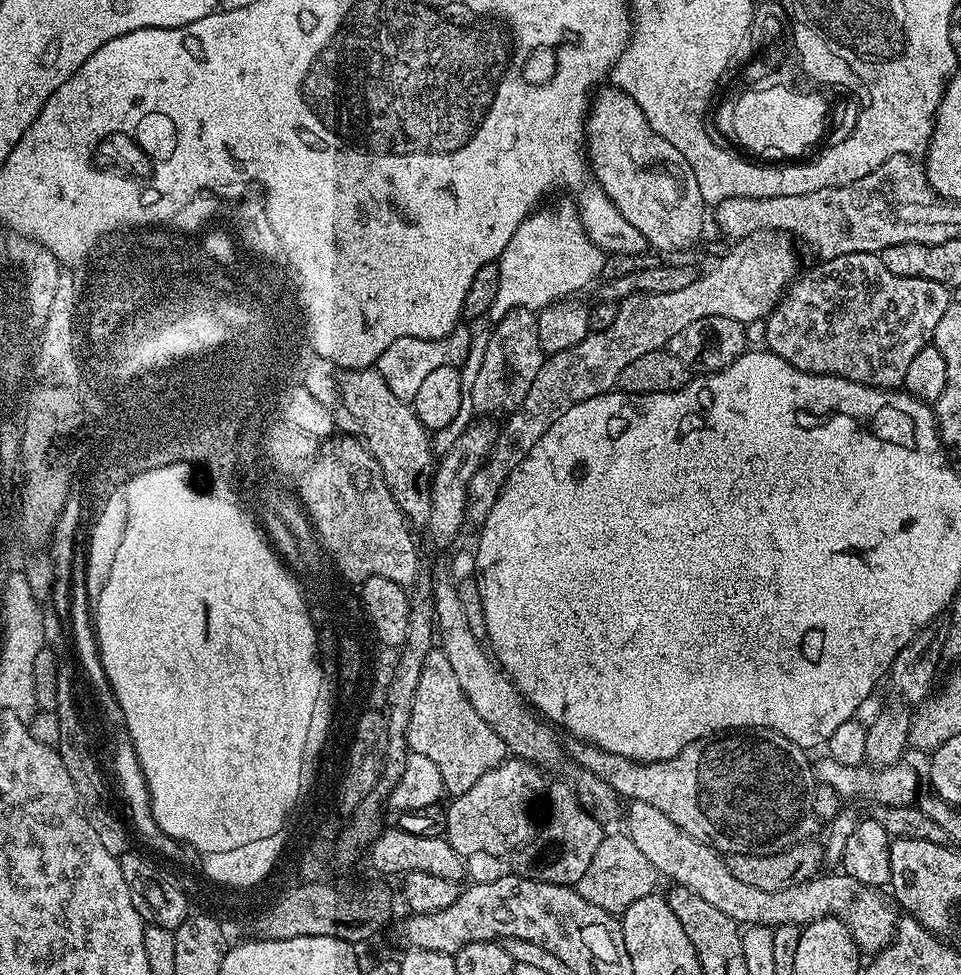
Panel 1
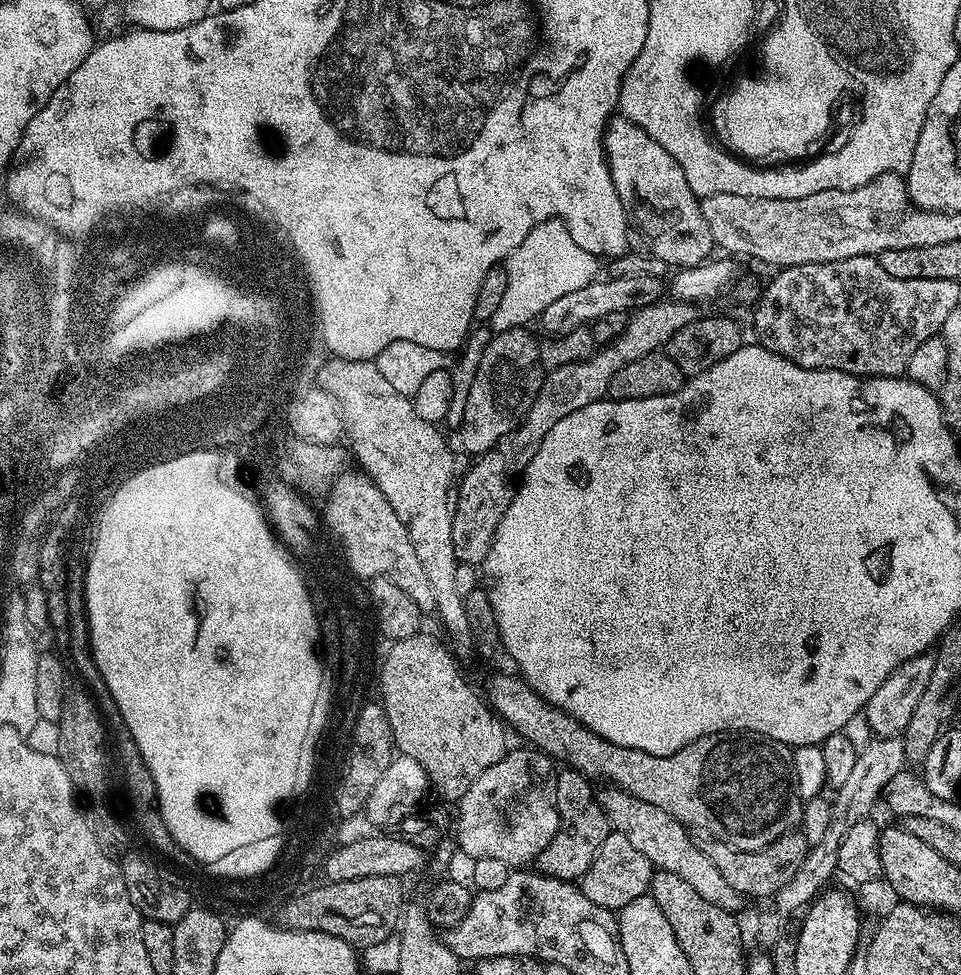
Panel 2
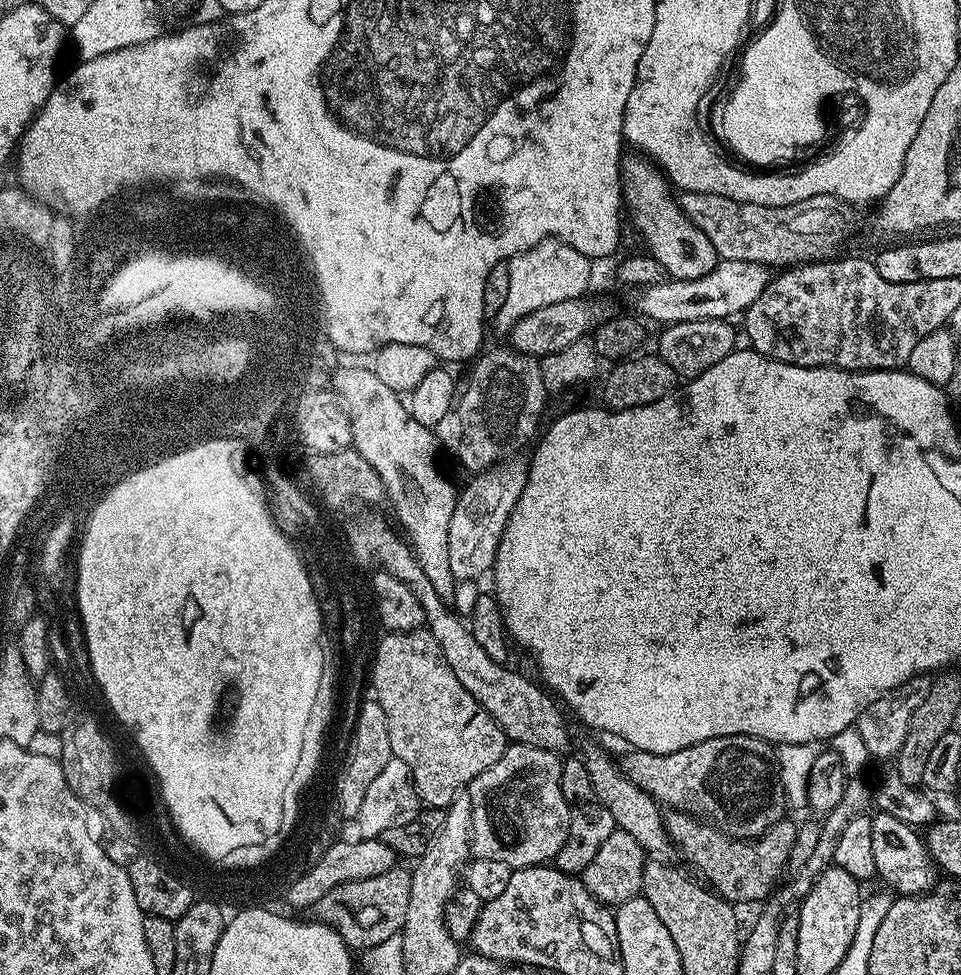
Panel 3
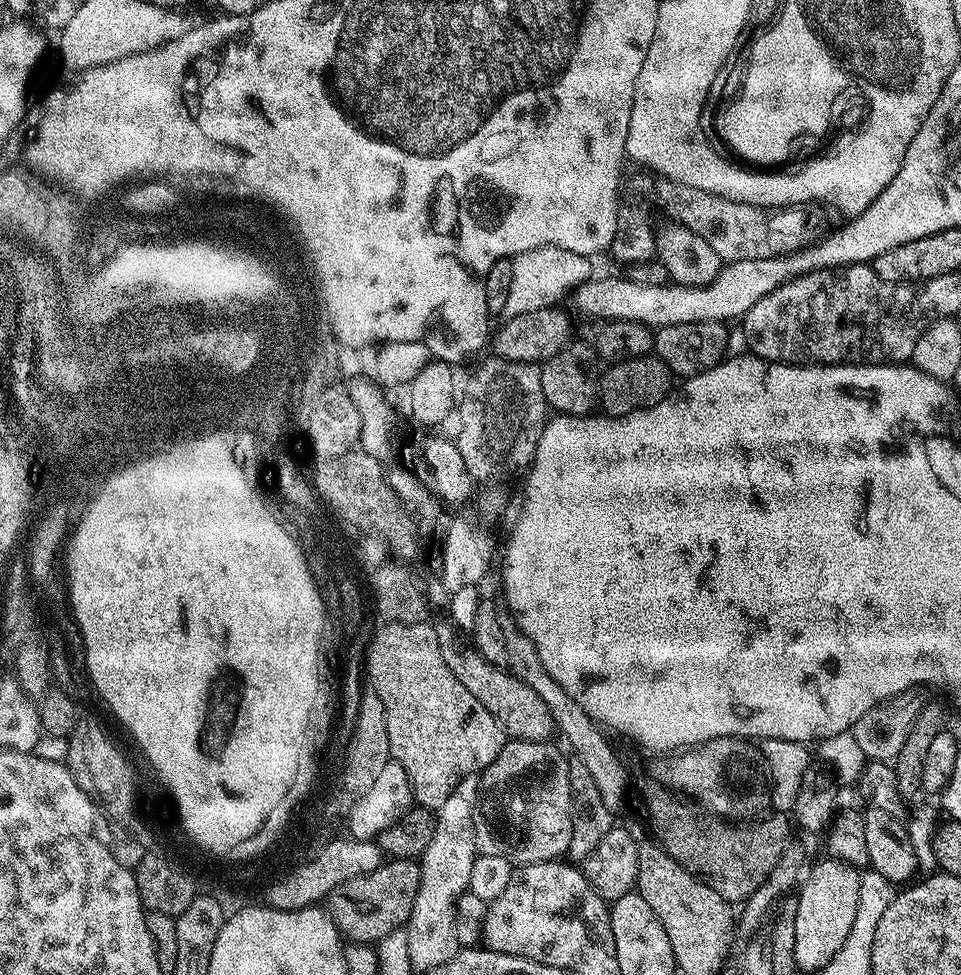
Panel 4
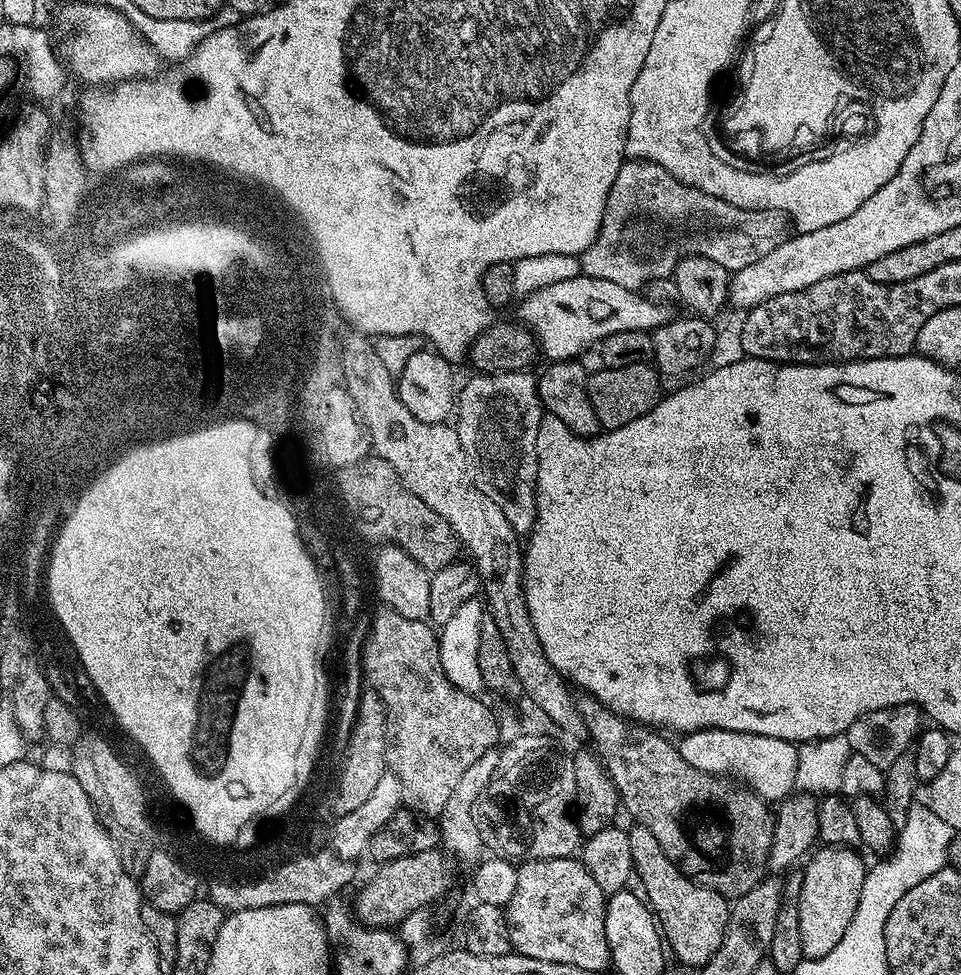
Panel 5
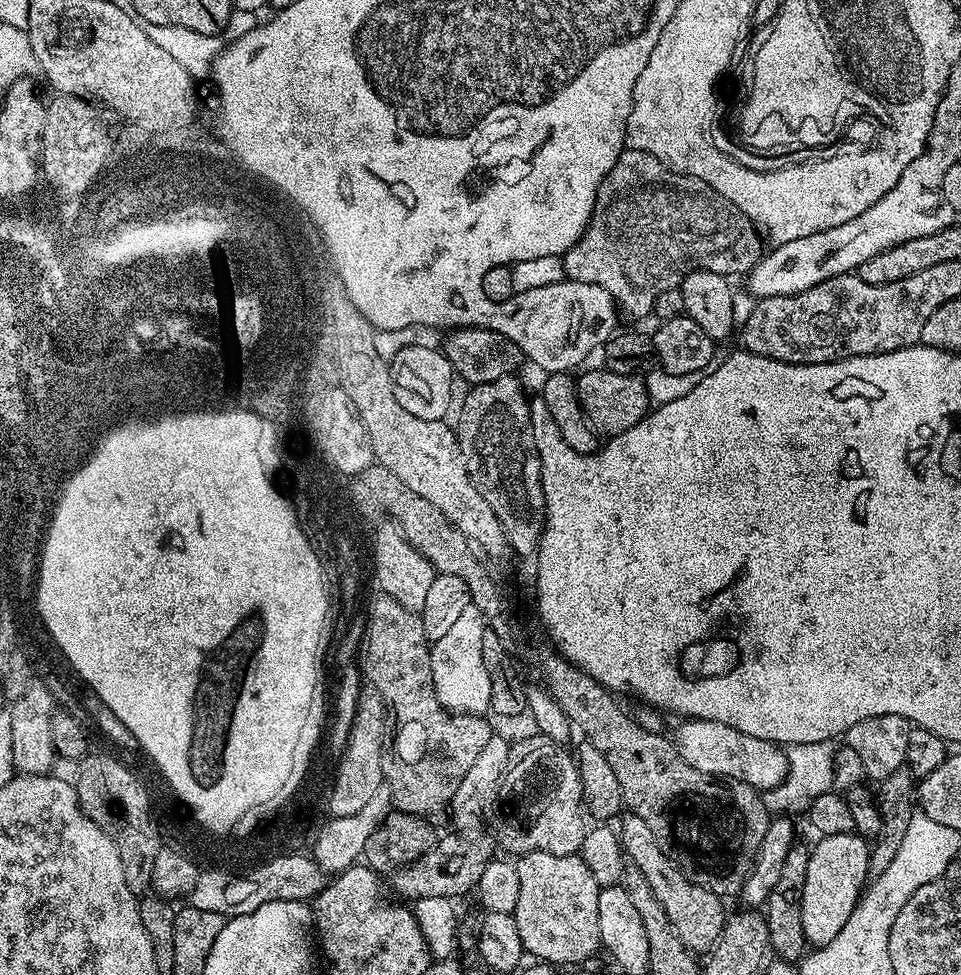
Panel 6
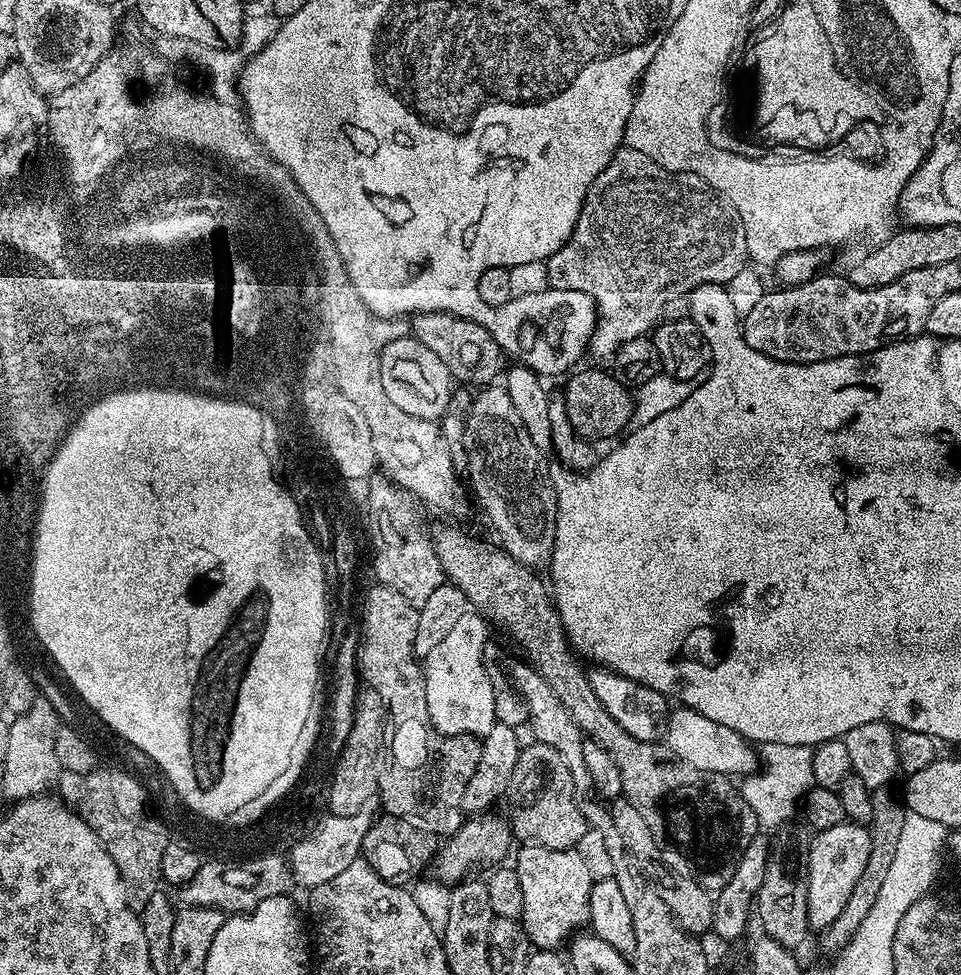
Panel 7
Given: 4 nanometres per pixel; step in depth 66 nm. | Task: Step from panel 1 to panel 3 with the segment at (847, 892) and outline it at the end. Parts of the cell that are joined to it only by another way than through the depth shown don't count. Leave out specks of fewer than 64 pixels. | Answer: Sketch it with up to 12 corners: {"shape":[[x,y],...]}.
{"shape":[[596,744],[582,753],[594,794],[645,853],[670,848],[658,805]]}

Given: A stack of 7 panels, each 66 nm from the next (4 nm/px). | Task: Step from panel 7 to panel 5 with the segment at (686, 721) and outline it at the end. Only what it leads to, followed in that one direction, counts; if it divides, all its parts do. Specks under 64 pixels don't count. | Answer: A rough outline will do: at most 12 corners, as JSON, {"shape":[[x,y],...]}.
{"shape":[[721,728],[685,733],[688,765],[770,804],[795,791],[793,741]]}

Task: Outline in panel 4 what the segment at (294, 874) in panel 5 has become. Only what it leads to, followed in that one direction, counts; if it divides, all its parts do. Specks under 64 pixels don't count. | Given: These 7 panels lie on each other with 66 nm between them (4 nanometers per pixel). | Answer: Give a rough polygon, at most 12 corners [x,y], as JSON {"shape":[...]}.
{"shape":[[337,838],[316,863],[272,889],[273,908],[298,910],[382,863],[371,840]]}

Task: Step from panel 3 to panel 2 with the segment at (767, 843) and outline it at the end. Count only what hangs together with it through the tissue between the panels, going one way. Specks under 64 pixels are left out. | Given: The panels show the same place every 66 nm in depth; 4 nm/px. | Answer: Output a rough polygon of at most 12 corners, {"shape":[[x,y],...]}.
{"shape":[[800,830],[753,852],[706,855],[735,892],[771,898],[809,852]]}

